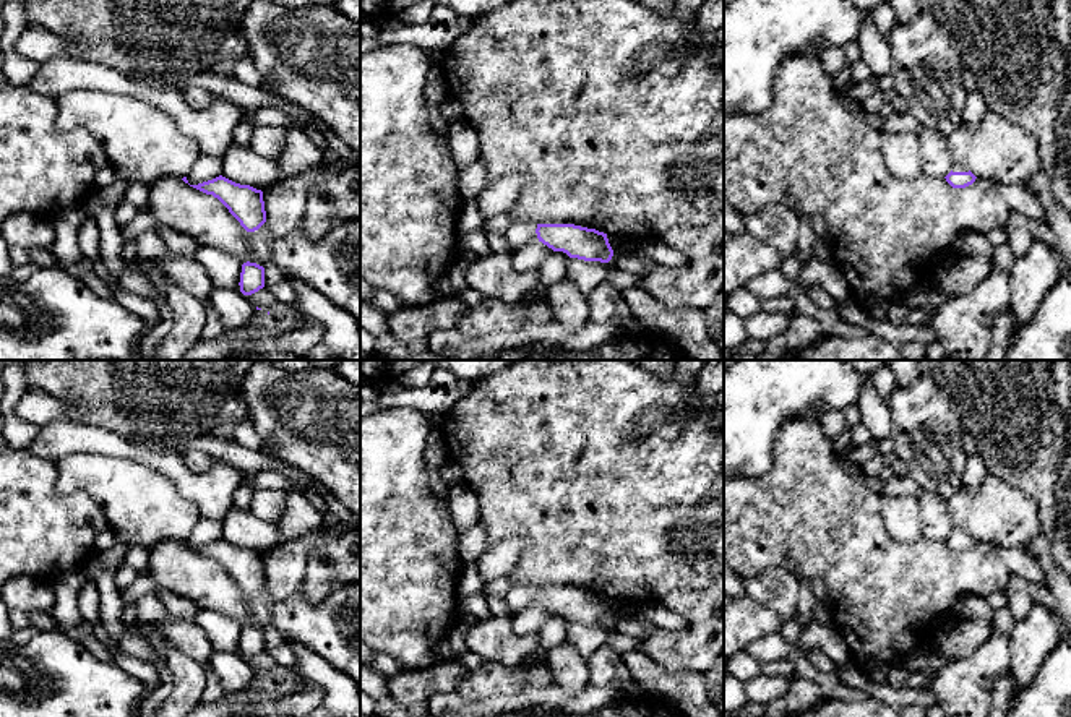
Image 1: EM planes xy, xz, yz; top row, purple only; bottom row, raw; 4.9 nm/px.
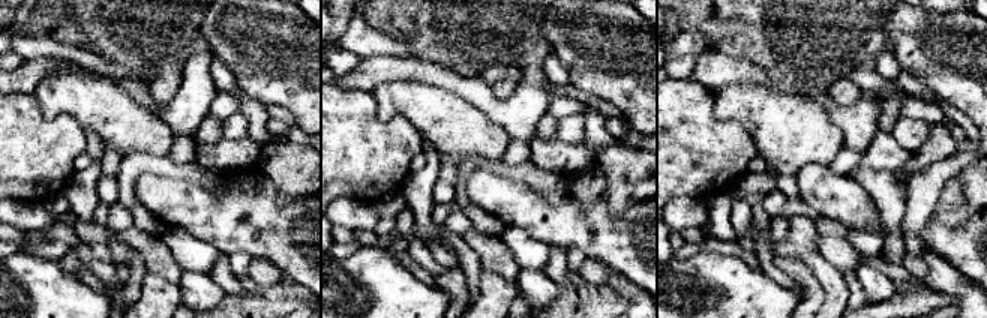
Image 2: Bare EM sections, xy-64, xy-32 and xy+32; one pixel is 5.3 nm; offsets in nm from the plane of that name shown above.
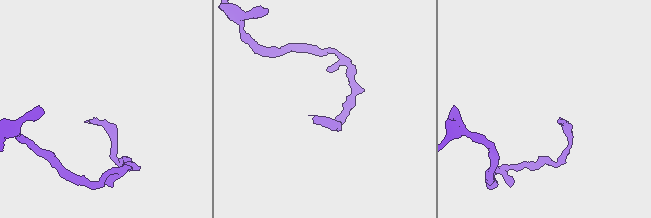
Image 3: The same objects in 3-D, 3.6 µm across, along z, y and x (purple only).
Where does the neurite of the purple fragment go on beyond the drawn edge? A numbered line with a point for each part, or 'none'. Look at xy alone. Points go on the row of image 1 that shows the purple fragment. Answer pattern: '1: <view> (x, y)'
none

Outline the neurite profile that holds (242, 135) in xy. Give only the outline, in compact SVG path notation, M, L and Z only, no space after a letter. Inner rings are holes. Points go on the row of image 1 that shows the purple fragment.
M245 110L243 118L234 130L234 144L250 148L255 123L250 120L250 112Z

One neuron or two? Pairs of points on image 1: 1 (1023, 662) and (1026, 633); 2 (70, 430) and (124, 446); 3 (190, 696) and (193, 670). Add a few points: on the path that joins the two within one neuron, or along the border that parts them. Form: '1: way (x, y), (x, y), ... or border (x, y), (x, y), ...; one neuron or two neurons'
1: way (1026, 656), (1026, 639); one neuron
2: way (83, 438), (111, 445); one neuron
3: way (190, 690), (190, 677); one neuron

